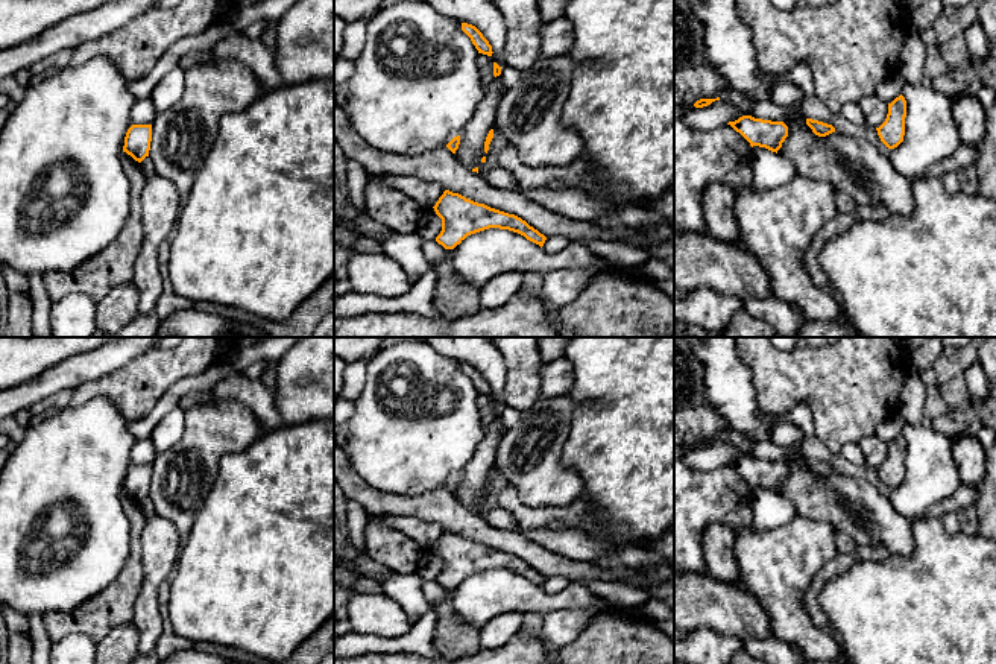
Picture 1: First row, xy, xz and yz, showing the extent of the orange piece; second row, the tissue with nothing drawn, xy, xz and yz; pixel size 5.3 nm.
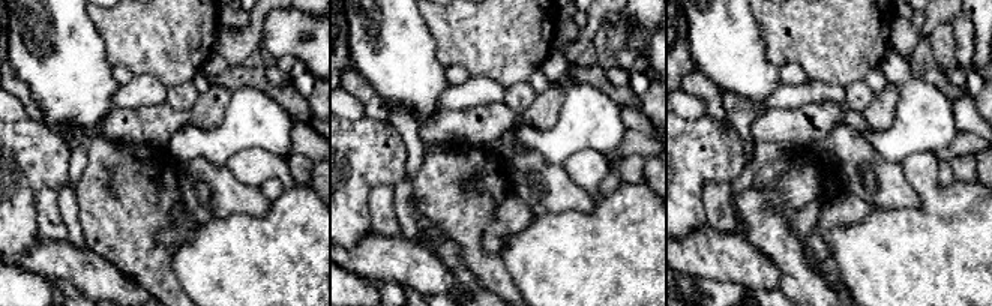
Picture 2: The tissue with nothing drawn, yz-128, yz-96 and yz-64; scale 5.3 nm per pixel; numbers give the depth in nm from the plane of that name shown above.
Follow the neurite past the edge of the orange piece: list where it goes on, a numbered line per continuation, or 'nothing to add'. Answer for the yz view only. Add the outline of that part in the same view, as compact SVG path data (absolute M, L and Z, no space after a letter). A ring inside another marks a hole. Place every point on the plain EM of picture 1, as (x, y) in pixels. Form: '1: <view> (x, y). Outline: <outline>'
nothing to add

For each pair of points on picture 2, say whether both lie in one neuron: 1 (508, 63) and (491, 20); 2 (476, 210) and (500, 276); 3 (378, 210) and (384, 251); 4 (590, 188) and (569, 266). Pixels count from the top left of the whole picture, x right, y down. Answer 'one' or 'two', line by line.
1: one
2: one
3: two
4: one

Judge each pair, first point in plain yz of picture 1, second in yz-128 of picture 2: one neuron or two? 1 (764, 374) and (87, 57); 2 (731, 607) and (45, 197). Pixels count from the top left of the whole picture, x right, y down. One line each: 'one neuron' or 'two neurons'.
1: two neurons
2: two neurons

